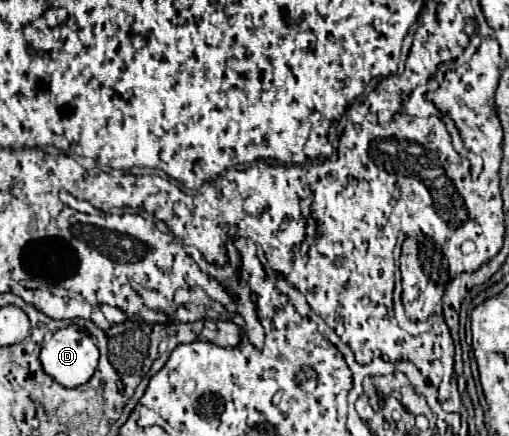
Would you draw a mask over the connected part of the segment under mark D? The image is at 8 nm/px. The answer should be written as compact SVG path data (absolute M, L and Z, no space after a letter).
M69 325L65 329L55 331L51 339L43 343L41 349L41 363L45 373L51 375L63 387L79 387L87 383L97 369L97 361L99 361L99 349L95 341L77 325Z

